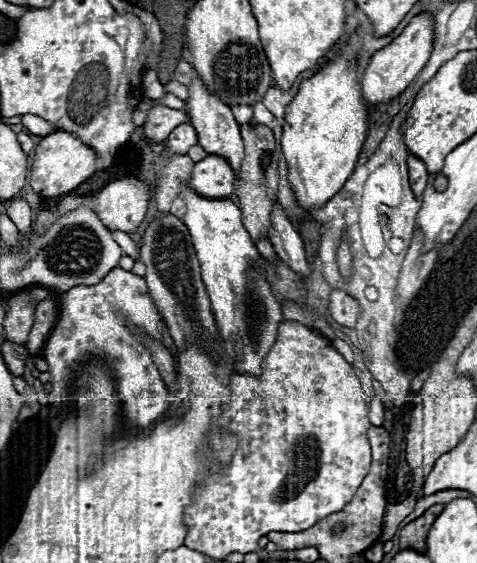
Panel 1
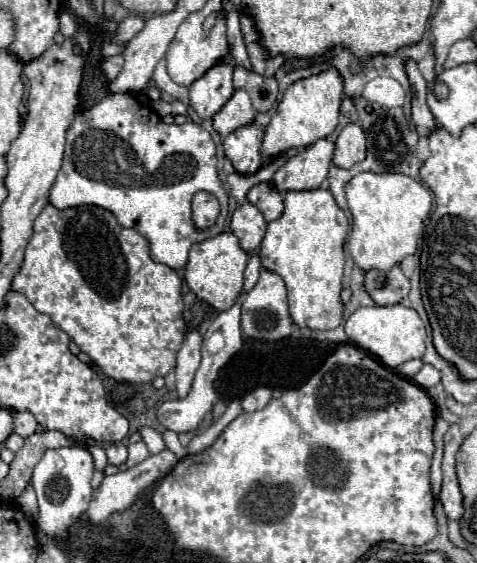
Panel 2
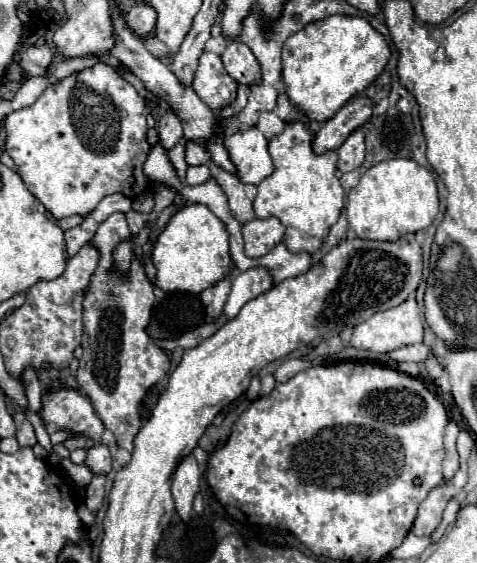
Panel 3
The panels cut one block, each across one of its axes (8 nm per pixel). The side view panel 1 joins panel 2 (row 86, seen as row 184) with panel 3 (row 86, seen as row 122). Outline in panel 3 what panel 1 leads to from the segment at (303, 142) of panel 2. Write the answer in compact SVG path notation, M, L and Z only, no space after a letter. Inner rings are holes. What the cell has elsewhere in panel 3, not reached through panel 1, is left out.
M330 16L308 24L284 44L284 92L314 122L330 120L350 98L366 90L384 70L390 48L380 32L360 16Z

